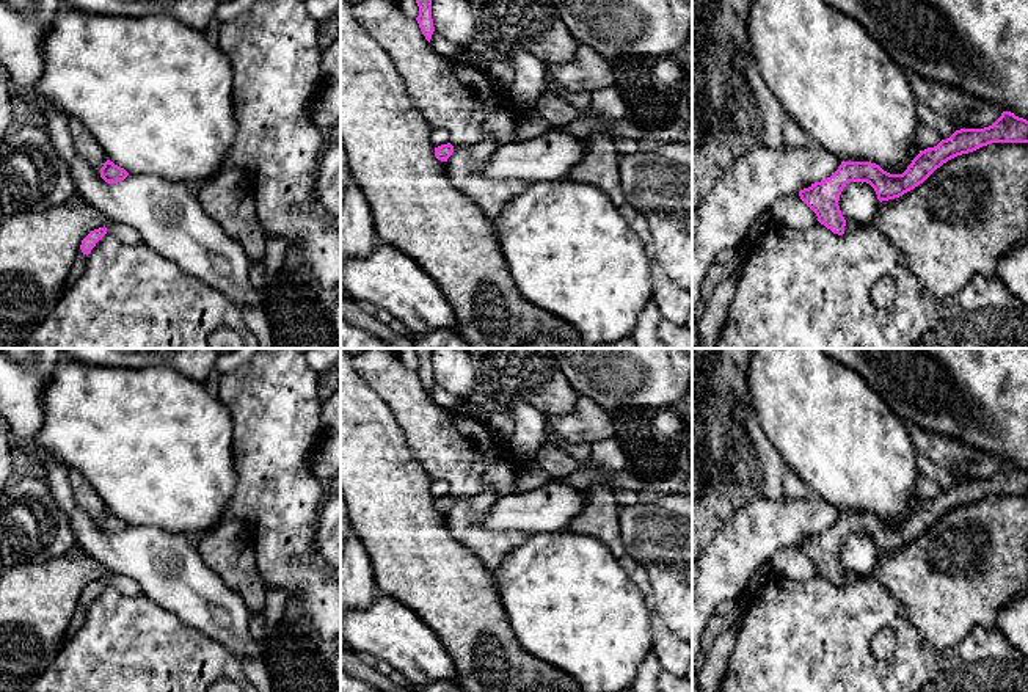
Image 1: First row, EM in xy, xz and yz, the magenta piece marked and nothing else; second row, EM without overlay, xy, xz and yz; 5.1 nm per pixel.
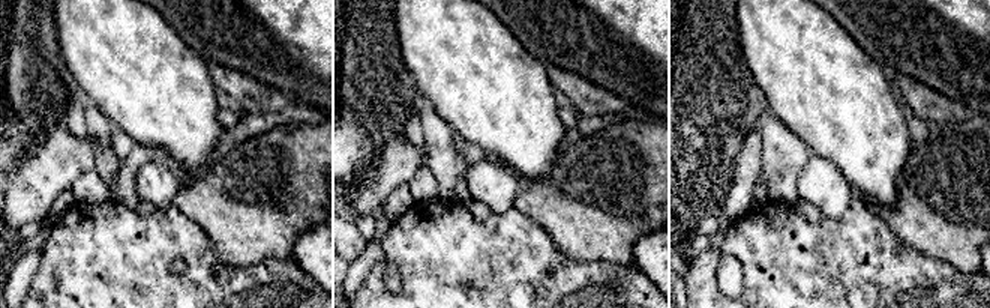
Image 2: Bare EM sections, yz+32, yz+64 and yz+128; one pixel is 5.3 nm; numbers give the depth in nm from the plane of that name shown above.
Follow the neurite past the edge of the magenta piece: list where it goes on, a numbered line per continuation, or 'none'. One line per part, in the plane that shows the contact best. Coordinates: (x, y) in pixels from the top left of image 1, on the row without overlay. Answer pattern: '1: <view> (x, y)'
none

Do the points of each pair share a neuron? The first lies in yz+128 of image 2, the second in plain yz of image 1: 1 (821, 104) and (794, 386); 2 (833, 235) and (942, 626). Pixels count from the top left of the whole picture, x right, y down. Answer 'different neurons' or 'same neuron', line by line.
1: same neuron
2: different neurons

